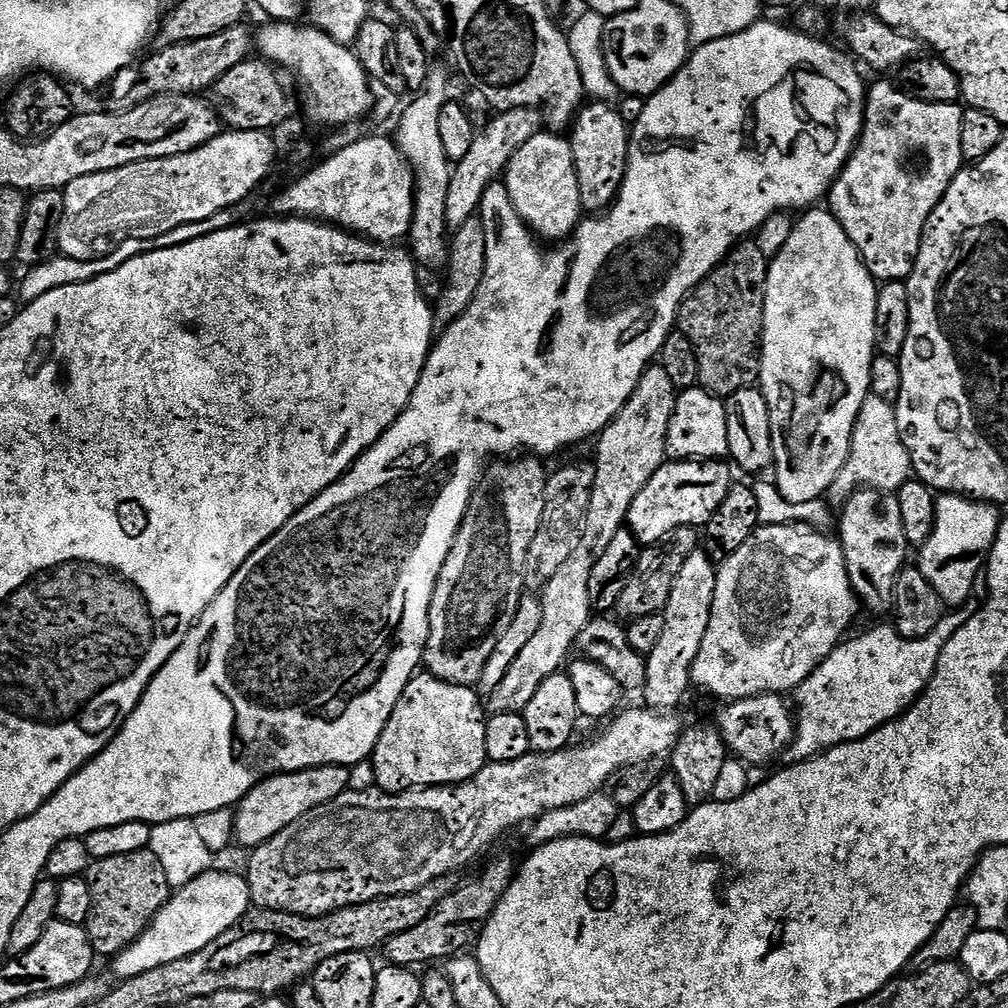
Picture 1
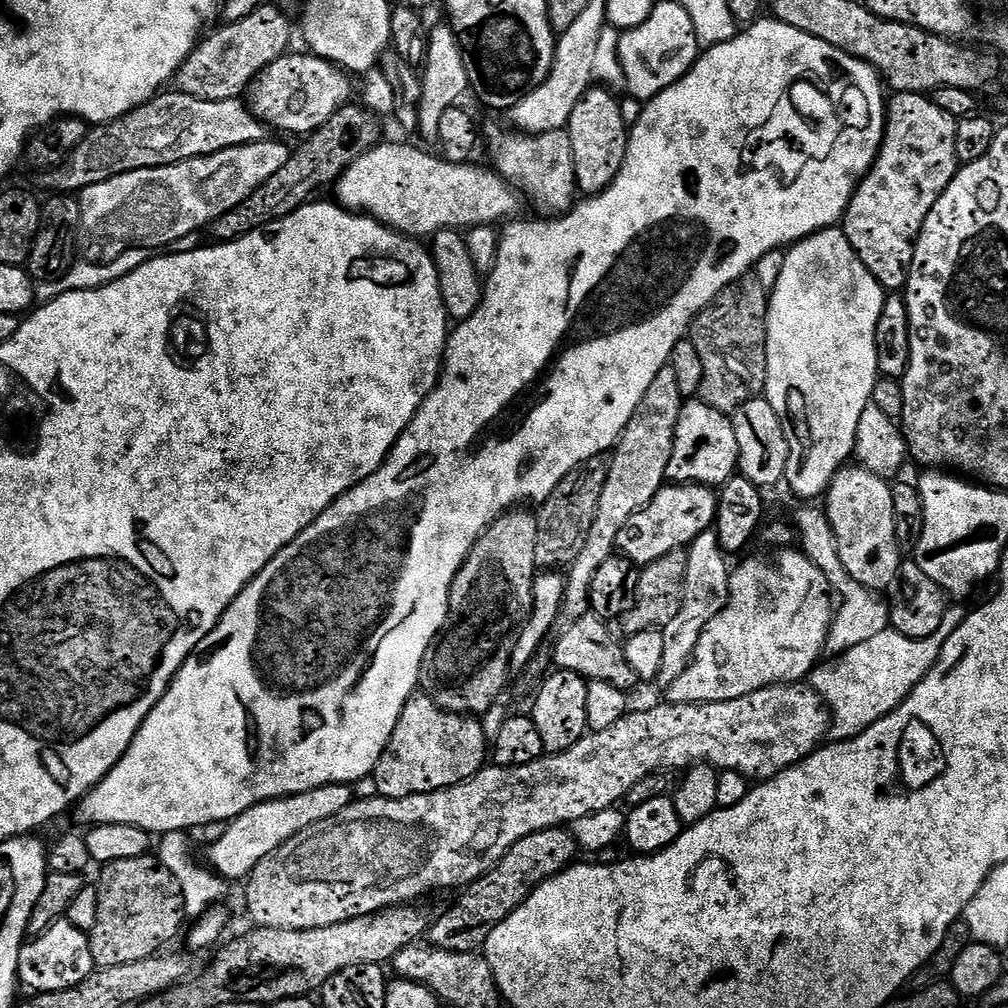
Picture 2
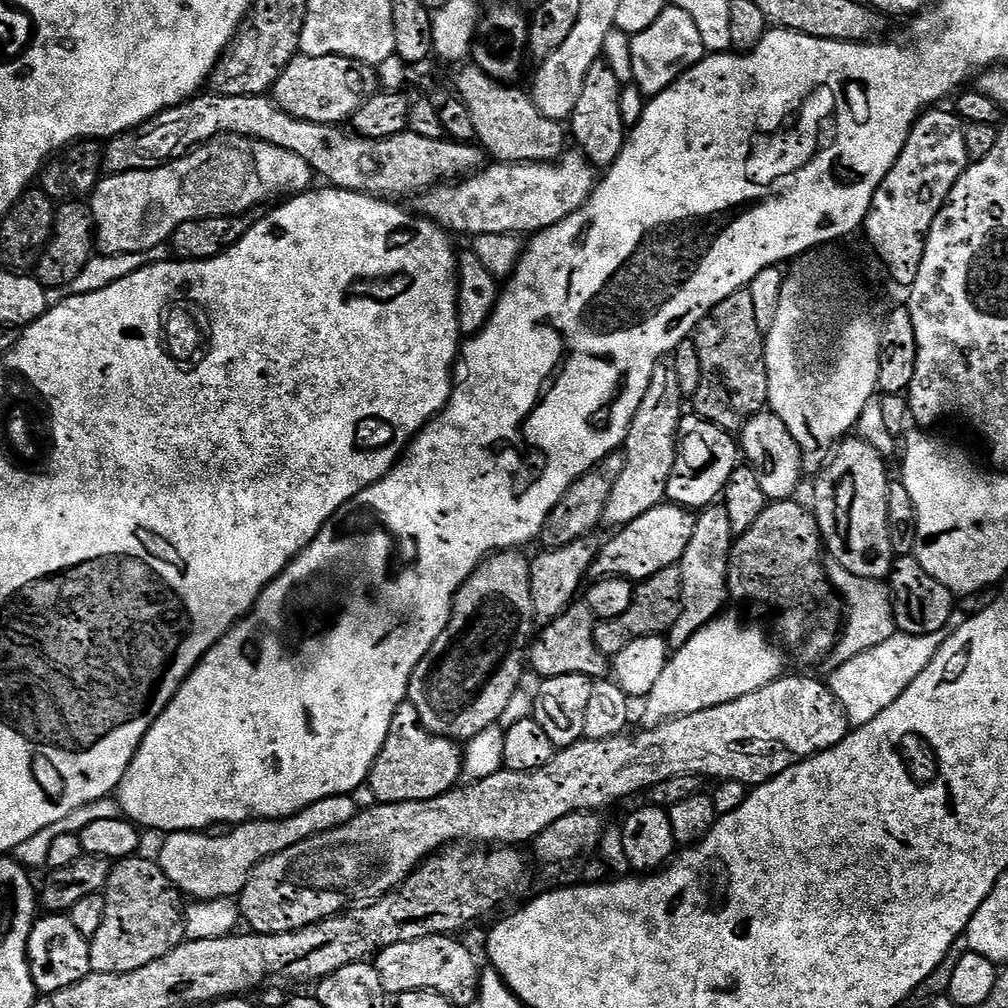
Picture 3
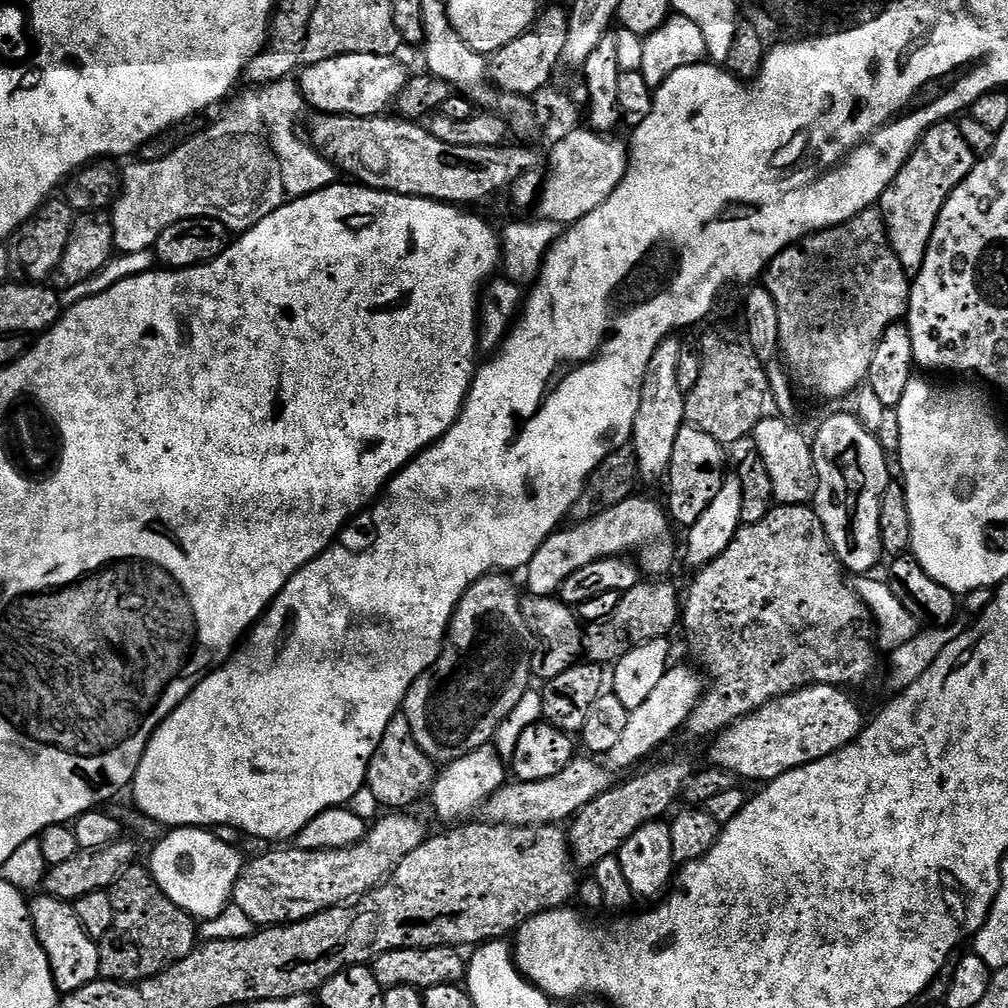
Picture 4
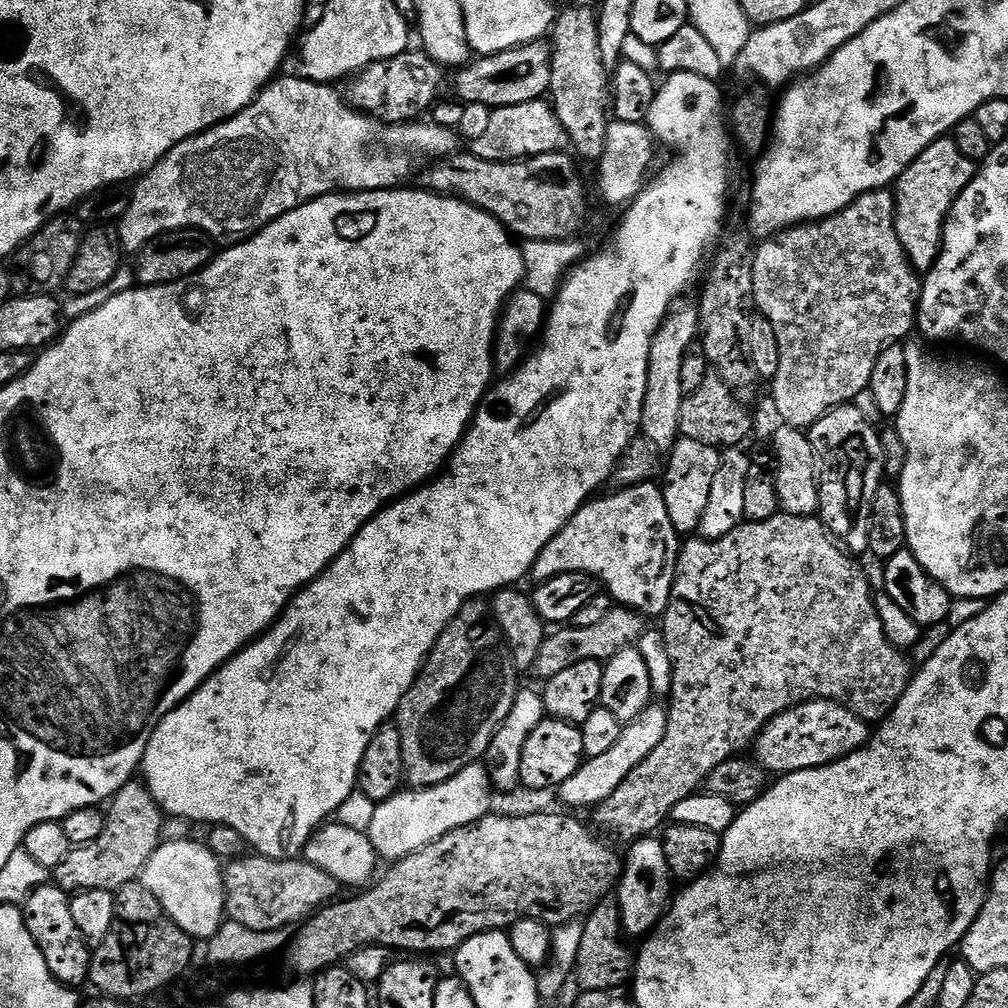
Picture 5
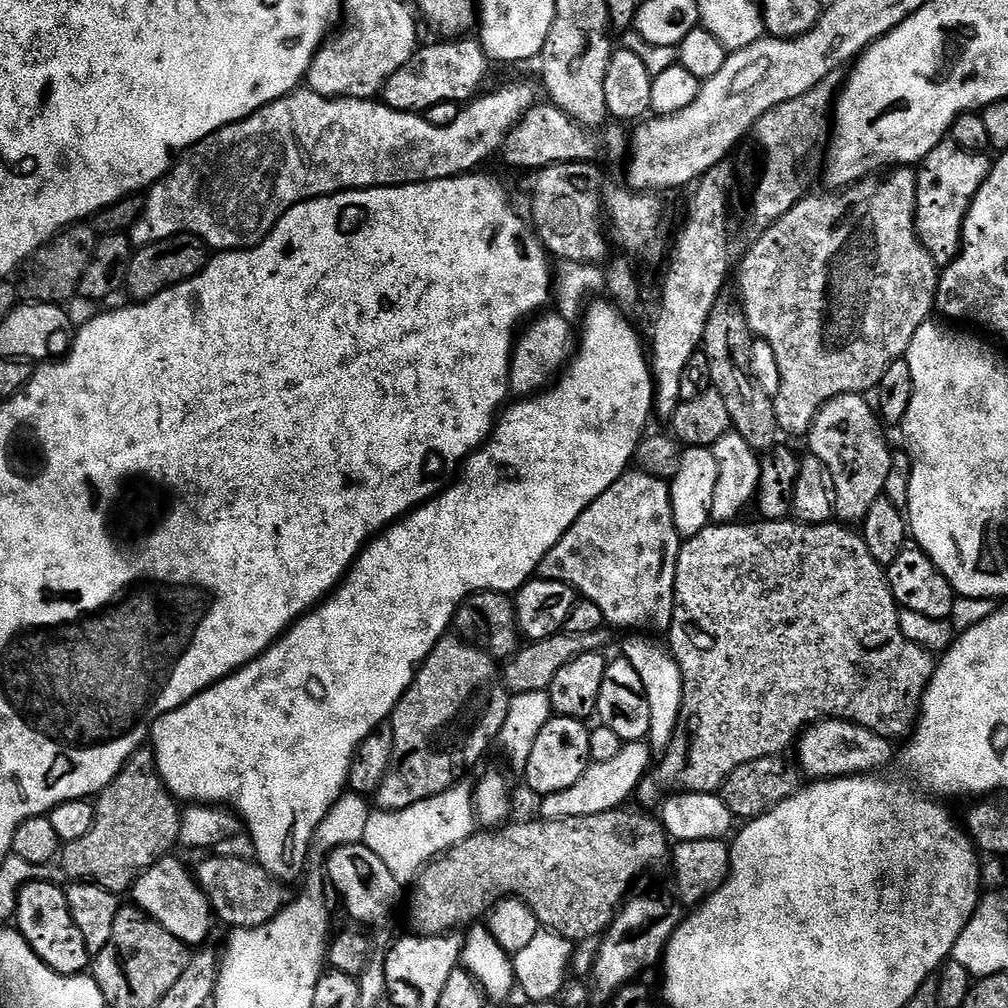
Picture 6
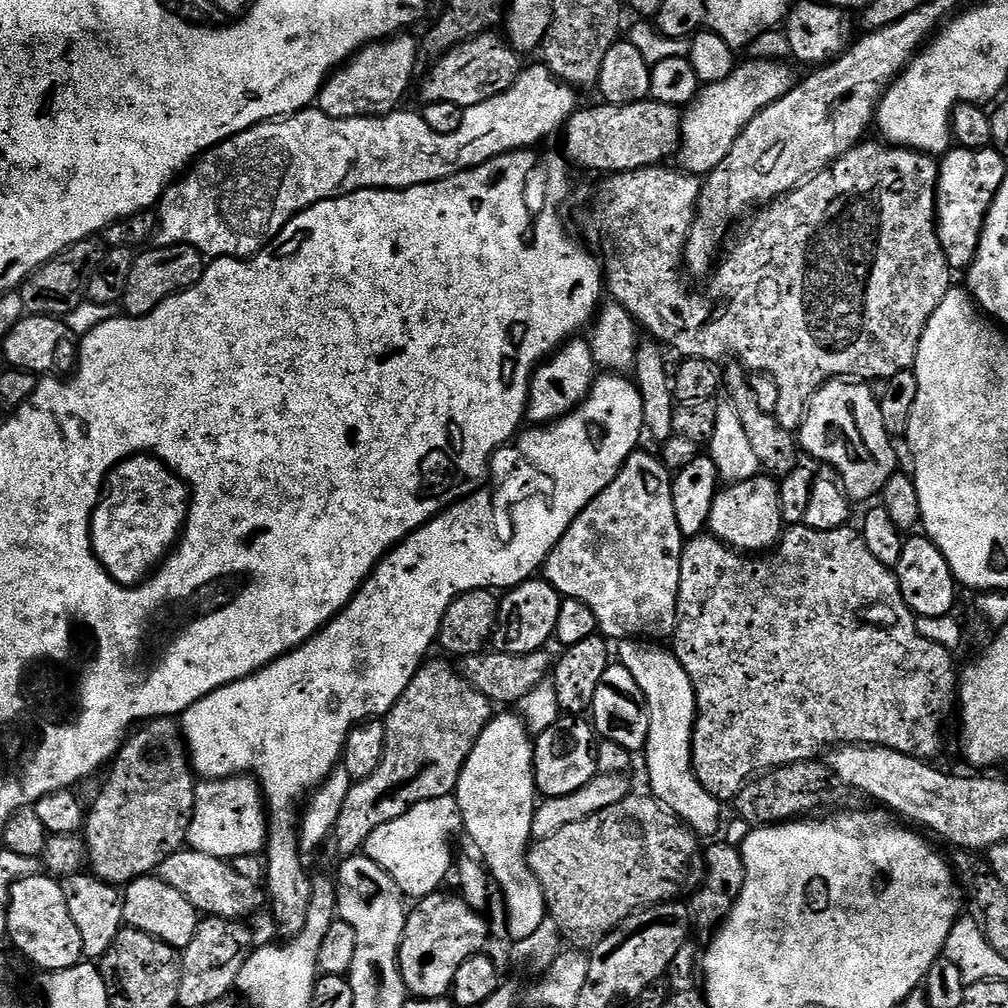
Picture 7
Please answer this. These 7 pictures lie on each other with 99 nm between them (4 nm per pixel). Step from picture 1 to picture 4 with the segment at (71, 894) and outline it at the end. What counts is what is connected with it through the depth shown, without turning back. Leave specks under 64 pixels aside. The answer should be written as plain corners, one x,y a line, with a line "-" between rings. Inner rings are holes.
128,867
112,883
110,889
112,900
108,897
107,891
101,890
82,894
82,898
78,898
74,902
78,922
82,922
82,930
86,930
90,939
99,942
100,976
106,980
115,980
118,984
138,984
141,980
157,976
171,964
176,964
182,958
190,955
198,944
197,921
187,916
178,906
174,906
174,902
170,902
170,898
166,898
166,894
162,894
162,890
156,885
156,879
153,878
147,867
136,867

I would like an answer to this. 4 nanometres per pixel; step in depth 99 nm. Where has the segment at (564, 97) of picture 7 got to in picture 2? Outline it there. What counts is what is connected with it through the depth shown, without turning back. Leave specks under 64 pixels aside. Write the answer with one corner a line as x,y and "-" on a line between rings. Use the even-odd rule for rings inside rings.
269,138
253,144
223,148
209,156
190,158
177,164
130,170
126,174
106,178
106,182
94,182
94,186
86,186
78,193
80,229
74,237
75,247
80,247
88,255
85,257
89,261
103,262
118,258
118,254
128,248
139,246
160,250
178,238
199,233
199,228
207,229
212,221
234,210
234,206
243,202
251,192
258,190
258,186
262,186
266,178
271,178
279,168
286,166
289,151
289,145
279,144
275,138

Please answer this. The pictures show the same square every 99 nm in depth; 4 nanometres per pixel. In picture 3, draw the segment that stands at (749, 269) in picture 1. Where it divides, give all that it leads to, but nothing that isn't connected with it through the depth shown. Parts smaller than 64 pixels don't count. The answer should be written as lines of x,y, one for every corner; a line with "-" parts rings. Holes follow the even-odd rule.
746,290
730,294
730,298
718,302
718,306
714,306
710,314
702,318
694,333
698,358
702,358
702,383
698,386
698,394
694,397
695,415
714,422
720,428
740,430
749,418
755,416
757,412
765,411
768,402
768,371
764,337
765,333
761,332
758,317
754,314
754,298
750,298

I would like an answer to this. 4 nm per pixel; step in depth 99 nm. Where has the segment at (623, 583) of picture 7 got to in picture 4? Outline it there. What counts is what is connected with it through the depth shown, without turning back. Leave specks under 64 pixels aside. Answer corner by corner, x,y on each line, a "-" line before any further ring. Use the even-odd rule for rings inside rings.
633,494
627,500
618,502
618,506
602,510
602,514
594,518
573,523
573,528
561,527
547,536
526,566
527,591
533,596
552,596
559,593
562,582
566,582
570,574
582,570
582,566
590,566
608,556
624,558
632,554
628,552
640,552
638,568
645,577
667,577
676,560
676,544
672,541
673,525
661,505
659,508
654,501
640,495

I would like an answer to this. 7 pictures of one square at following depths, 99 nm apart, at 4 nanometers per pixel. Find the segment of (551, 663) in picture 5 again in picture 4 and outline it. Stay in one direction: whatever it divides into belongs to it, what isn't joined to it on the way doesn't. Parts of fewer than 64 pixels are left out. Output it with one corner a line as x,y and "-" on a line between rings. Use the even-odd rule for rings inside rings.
664,578
657,579
655,582
641,582
621,595
618,606
614,606
611,616
599,629
599,631
601,630
601,645
593,646
592,656
590,656
591,663
601,666
607,665
626,651
625,646
647,644
649,640
667,637
667,632
675,624
677,627
678,615
682,610
682,600
678,595
678,588
676,592
675,586
667,584
668,582
-
616,636
624,645
616,644

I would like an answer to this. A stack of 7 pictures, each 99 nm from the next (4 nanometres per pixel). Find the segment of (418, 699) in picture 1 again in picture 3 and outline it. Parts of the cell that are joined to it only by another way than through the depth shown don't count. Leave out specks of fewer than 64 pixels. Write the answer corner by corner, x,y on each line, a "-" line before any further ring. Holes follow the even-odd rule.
405,702
398,706
390,722
390,734
386,734
382,750
378,750
378,758
372,763
366,783
374,790
379,803
418,802
451,792
461,783
463,770
461,745
428,732
420,723
417,705

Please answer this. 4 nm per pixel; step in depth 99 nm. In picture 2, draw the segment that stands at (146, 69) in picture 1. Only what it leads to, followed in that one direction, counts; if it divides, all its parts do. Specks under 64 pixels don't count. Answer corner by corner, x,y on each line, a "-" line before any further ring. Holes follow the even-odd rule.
266,2
254,10
254,14
246,14
246,18
233,20
223,25
217,32
209,31
201,39
193,52
180,64
174,77
175,91
185,92
194,98
203,100
234,100
243,97
252,84
252,79
274,62
279,56
289,51
288,43
292,40
292,24
288,16
280,8
275,8
272,2

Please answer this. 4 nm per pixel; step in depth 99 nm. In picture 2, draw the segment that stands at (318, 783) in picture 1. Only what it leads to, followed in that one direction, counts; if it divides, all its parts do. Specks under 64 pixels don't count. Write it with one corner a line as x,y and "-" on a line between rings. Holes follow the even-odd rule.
326,784
293,796
264,800
236,817
221,831
217,840
207,845
209,847
207,863
227,881
237,882
236,880
240,879
243,881
256,864
262,862
262,858
266,858
274,850
278,850
282,842
294,838
294,834
306,830
314,822
332,818
334,814
338,814
338,810
344,810
346,806
350,806
353,799
353,785

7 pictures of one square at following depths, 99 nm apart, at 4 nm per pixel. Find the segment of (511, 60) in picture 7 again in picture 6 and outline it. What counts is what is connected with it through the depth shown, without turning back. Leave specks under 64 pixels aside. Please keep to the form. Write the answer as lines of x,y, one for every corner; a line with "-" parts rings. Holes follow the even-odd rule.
448,38
436,43
440,44
417,47
410,62
389,78
382,93
383,103
399,112
423,114
430,106
438,106
438,102
468,102
481,91
490,61
479,39

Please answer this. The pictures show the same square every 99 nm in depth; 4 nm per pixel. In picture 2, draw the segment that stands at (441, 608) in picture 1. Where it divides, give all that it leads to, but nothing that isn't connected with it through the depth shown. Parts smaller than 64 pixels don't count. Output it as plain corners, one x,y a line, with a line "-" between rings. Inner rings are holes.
524,510
505,511
493,520
470,550
466,562
458,570
448,595
448,622
438,643
429,651
420,667
423,695
447,712
483,714
501,699
508,684
512,655
520,629
532,615
532,582
538,575
534,562
534,546
538,543
538,522
533,513

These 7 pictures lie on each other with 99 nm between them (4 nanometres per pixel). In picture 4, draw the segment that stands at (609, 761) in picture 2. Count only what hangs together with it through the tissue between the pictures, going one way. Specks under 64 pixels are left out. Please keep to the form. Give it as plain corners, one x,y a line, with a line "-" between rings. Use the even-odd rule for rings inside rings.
811,684
809,688
766,702
757,712
715,733
709,761
741,781
767,782
803,764
833,756
839,748
851,744
866,723
865,717
860,717
859,706
848,696
851,695
843,688
-
574,758
554,778
542,782
508,782
493,793
482,805
483,819
489,824
509,824
510,826
530,826
531,824
554,824
568,822
575,817
598,794
608,791
614,784
613,773
603,763
-
408,814
384,815
369,827
358,843
348,848
311,852
288,846
285,852
268,852
257,860
249,859
232,892
235,907
240,908
242,914
246,914
246,918
250,918
256,926
297,924
300,920
316,916
328,908
337,908
379,888
402,862
402,858
406,858
410,850
426,839
422,821
404,816

